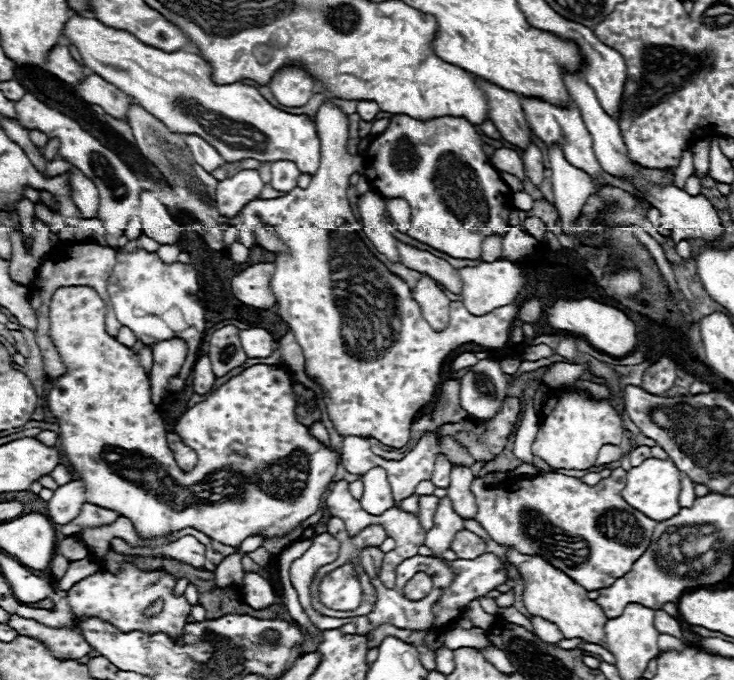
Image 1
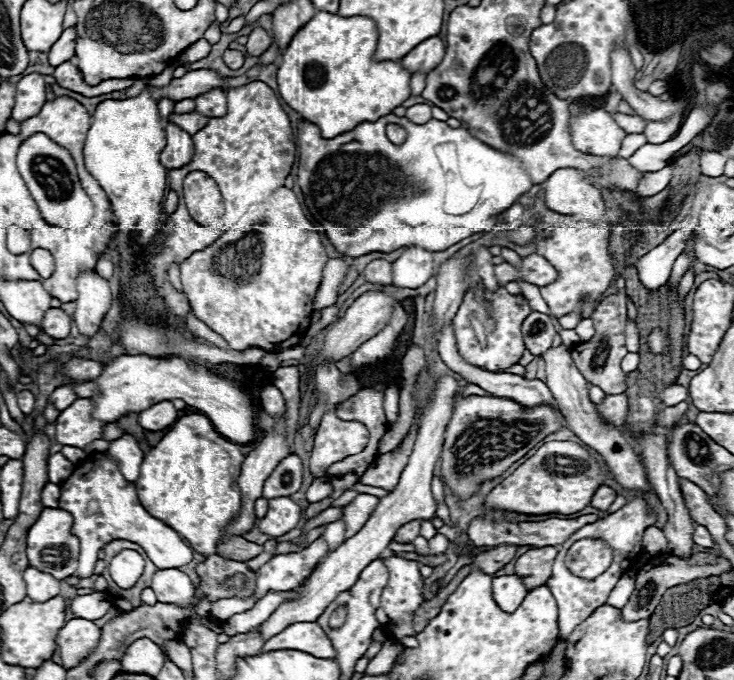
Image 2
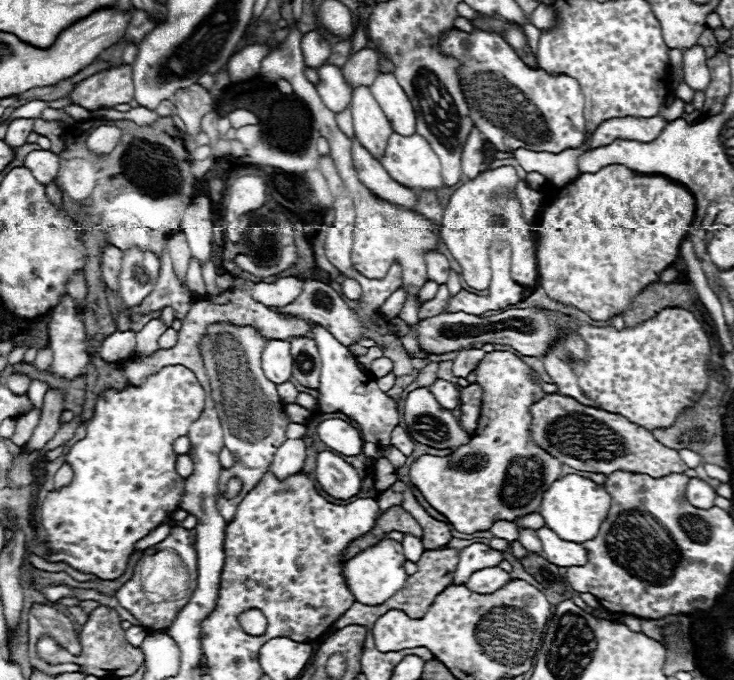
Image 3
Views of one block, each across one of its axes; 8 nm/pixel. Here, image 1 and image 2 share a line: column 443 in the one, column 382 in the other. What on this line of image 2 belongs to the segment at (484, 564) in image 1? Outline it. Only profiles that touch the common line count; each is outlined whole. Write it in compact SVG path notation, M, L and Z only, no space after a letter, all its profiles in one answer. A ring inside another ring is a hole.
M392 556L392 558L384 558L384 564L390 572L390 580L388 586L382 592L380 598L380 618L382 618L382 628L384 632L392 638L392 640L402 640L406 636L416 636L414 632L414 612L420 608L420 604L424 602L424 582L420 576L420 566L414 560L406 560L402 556Z

